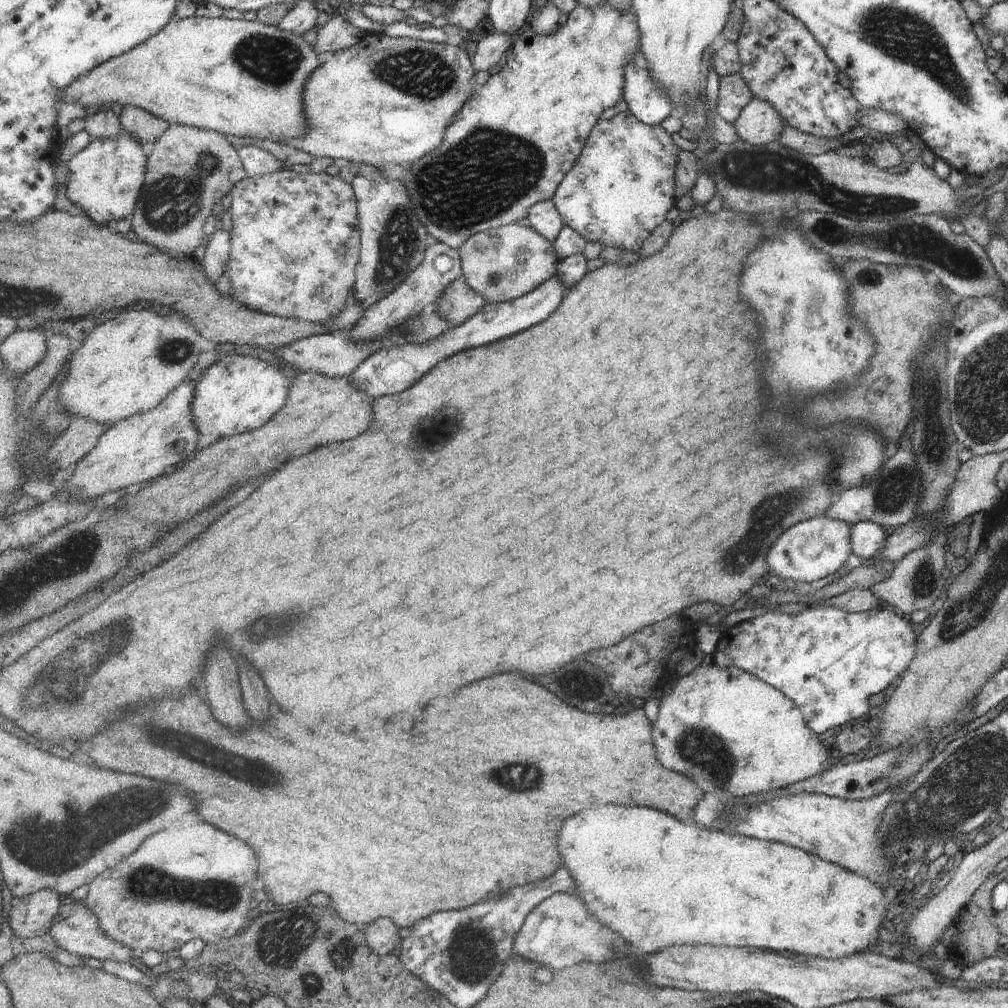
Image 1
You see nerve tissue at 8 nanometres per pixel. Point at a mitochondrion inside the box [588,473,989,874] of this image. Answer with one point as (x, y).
(701, 748)

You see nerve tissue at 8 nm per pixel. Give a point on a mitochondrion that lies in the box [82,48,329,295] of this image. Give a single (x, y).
(172, 203)

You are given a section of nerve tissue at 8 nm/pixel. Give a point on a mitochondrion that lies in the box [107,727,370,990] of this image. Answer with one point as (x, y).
(150, 883)

